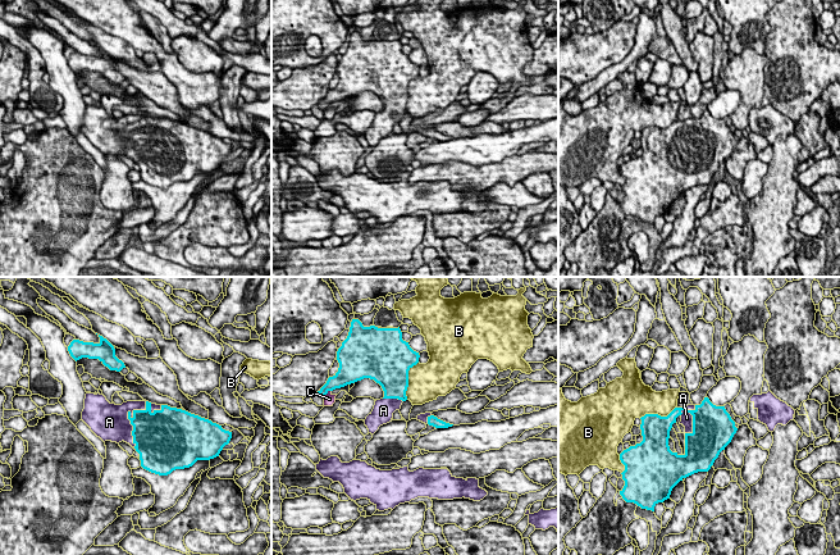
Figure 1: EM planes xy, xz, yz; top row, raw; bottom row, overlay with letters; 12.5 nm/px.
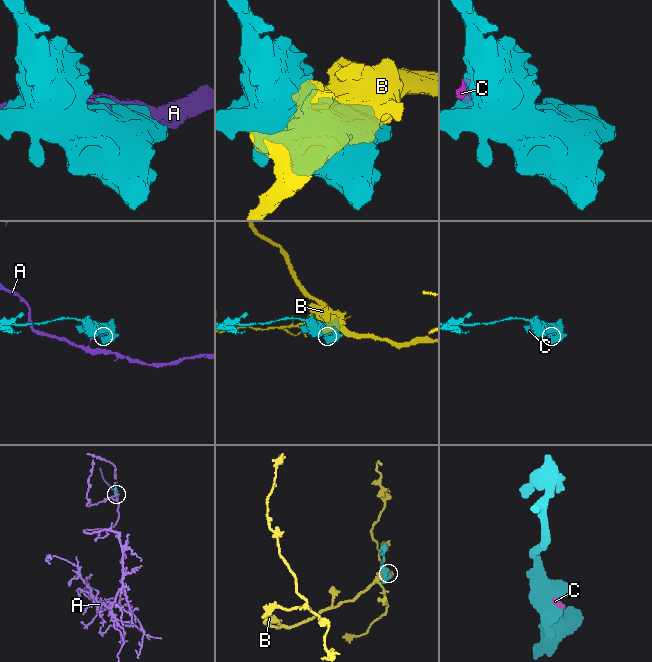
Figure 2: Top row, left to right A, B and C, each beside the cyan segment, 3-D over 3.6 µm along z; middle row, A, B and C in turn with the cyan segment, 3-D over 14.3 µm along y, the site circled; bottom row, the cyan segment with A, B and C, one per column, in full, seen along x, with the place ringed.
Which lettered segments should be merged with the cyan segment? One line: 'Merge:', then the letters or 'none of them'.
Merge: A

